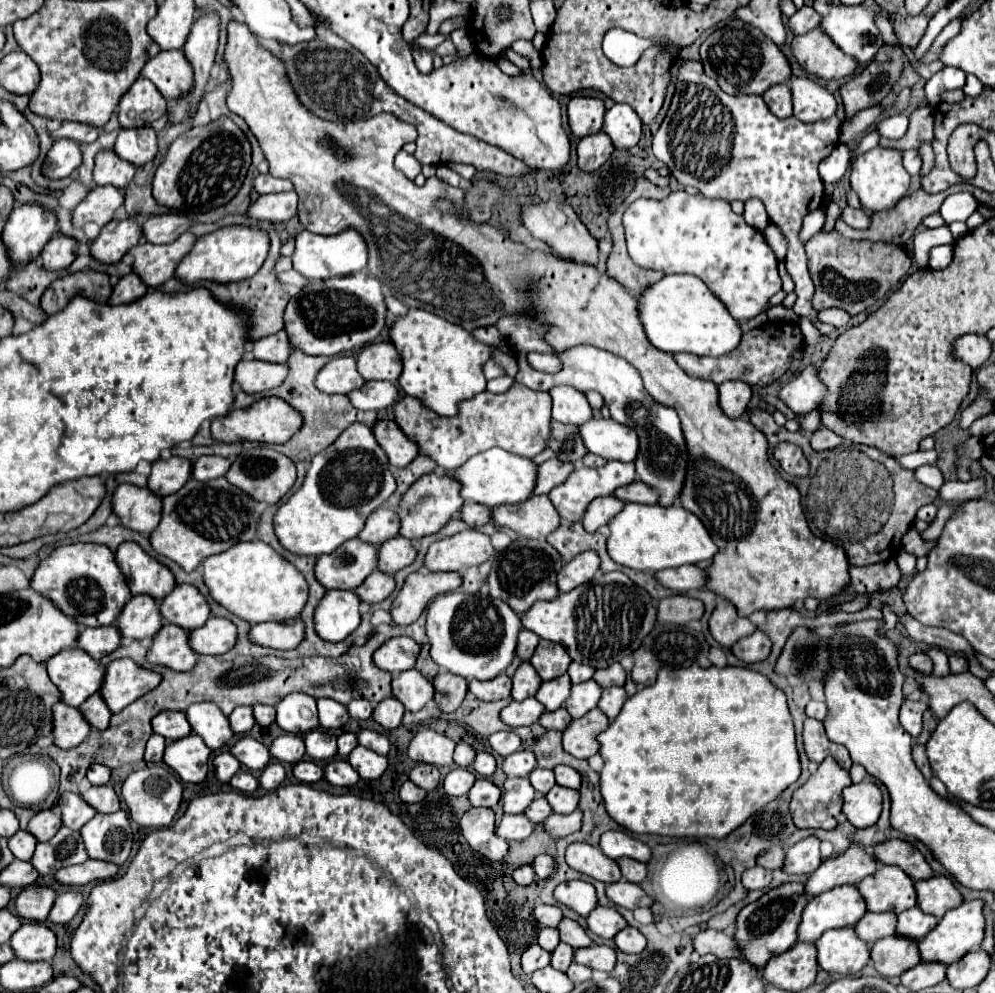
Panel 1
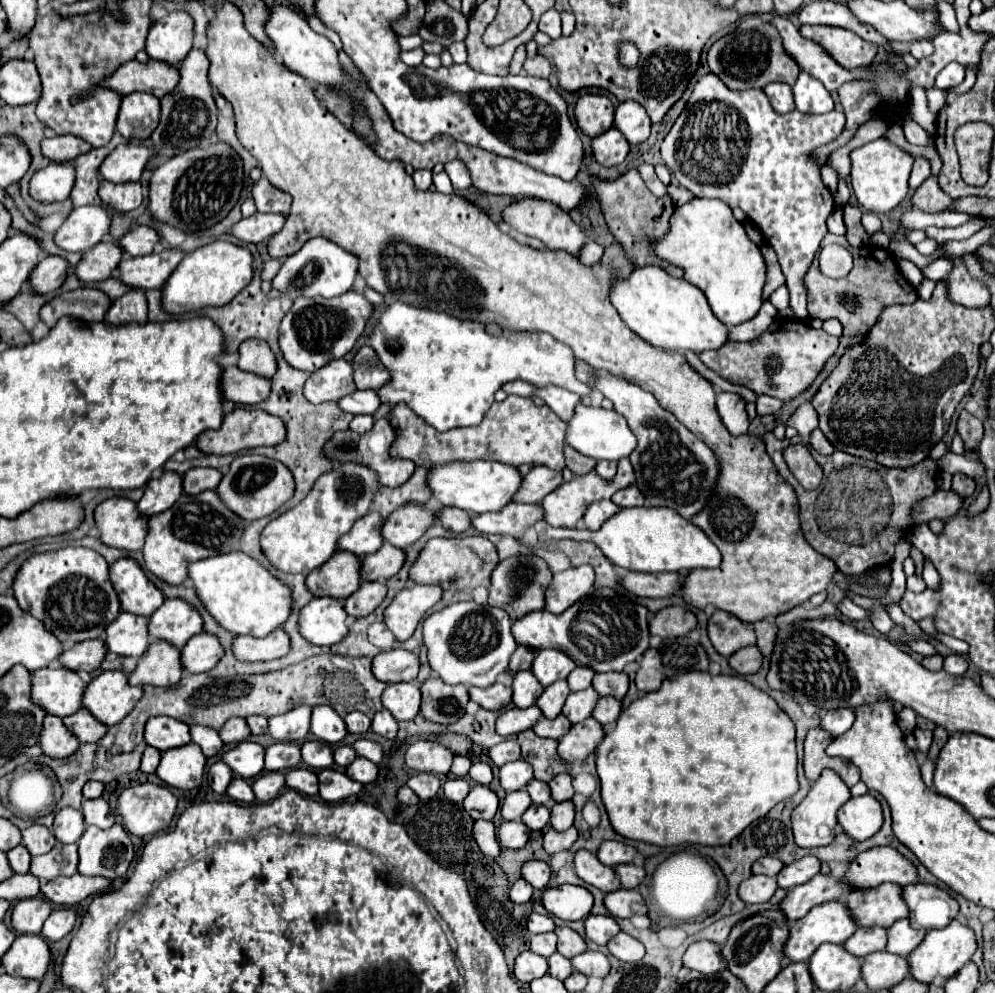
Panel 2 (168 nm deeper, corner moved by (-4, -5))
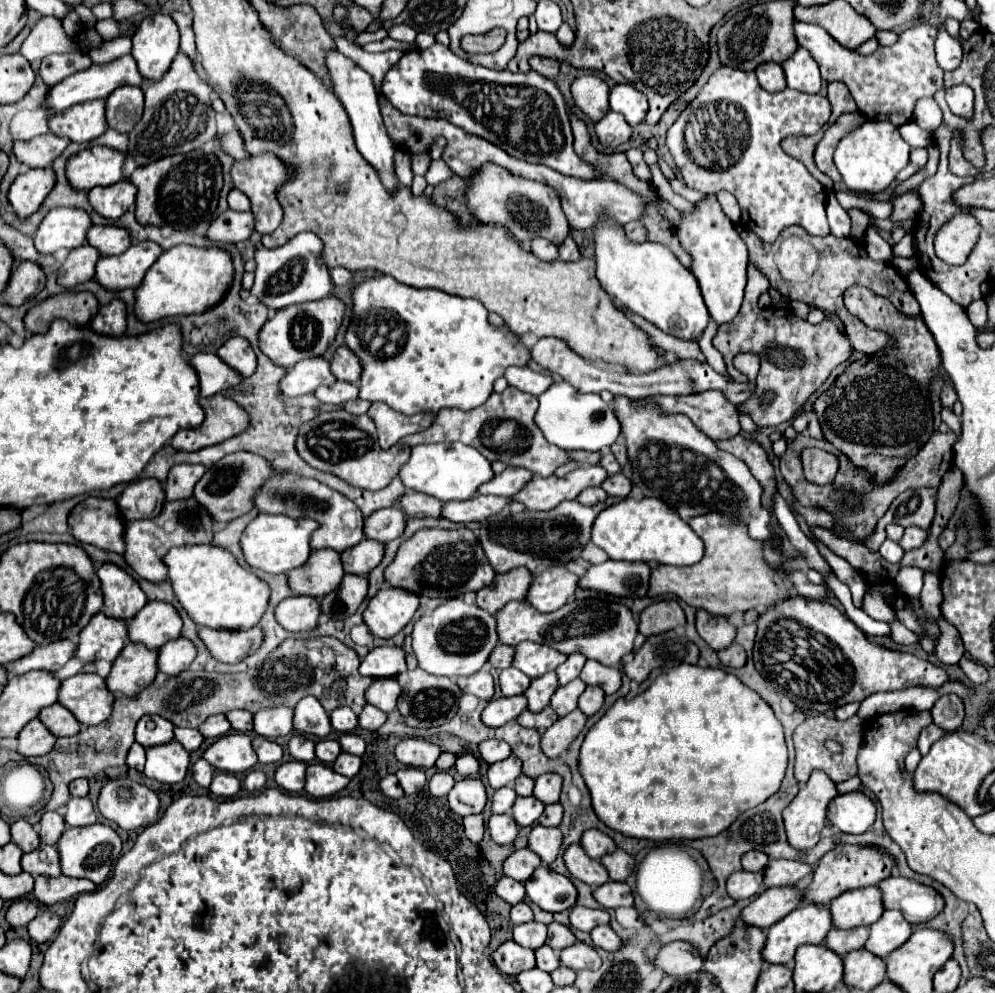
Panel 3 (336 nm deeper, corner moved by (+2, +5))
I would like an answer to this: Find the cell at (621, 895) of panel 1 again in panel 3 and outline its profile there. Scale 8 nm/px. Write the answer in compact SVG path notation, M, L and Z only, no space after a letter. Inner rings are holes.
M606 882L598 886L592 896L602 908L618 908L618 906L632 906L634 898L630 894L630 886L626 882Z

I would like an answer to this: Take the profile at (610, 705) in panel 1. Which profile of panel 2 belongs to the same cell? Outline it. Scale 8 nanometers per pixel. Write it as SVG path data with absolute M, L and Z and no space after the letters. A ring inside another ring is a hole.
M602 696L598 700L598 706L594 708L592 716L602 724L602 726L614 726L618 716L622 712L622 702L618 698L612 698L612 696Z

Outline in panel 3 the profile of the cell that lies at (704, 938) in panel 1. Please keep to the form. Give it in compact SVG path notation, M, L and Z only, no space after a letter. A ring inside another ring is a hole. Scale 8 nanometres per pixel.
M670 942L662 946L654 958L654 966L668 976L686 976L690 972L698 972L702 964L704 960L688 942Z

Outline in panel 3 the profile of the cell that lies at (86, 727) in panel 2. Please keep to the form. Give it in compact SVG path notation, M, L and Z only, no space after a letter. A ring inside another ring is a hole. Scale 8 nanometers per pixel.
M52 704L48 708L42 708L42 712L38 714L38 720L58 738L62 736L74 736L80 732L80 724L78 720L62 706Z

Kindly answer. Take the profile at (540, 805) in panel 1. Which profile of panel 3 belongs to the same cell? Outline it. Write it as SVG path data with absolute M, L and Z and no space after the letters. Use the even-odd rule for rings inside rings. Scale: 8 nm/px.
M518 796L512 806L512 812L514 812L514 820L518 826L532 826L544 812L544 804L534 796L530 796L530 798Z

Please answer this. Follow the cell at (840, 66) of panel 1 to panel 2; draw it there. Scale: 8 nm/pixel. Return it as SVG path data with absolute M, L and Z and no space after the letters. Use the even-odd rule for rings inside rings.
M802 26L800 34L808 40L818 42L832 54L832 58L846 66L848 70L856 70L862 66L870 66L876 56L876 46L862 40L858 34L846 28L834 28L834 26Z

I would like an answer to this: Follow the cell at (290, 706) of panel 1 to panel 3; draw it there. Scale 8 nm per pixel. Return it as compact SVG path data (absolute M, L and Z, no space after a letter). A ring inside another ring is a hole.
M278 706L254 714L254 732L264 738L278 738L292 732L292 708Z

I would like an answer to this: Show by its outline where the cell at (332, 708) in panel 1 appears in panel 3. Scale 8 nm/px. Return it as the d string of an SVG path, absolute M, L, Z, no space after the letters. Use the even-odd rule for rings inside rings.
M306 696L294 706L294 730L318 738L326 738L332 730L328 712L322 708L322 704L318 704L314 696Z

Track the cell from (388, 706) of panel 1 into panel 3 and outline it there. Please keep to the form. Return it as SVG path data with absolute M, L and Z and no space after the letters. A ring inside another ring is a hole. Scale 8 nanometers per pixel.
M366 704L364 710L362 710L360 716L358 716L358 724L360 724L360 728L372 730L372 732L378 730L384 722L386 722L386 714L384 714L382 710L370 706L370 704Z

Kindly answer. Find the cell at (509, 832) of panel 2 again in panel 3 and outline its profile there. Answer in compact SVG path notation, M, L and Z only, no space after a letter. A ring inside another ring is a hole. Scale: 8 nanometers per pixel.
M492 814L488 820L488 832L496 844L504 846L514 842L518 834L518 826L510 814Z

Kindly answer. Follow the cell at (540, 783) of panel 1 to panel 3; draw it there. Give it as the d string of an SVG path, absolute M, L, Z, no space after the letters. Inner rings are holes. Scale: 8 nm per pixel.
M518 776L516 782L514 782L514 790L518 796L532 796L532 790L534 790L534 780L528 778L528 776Z

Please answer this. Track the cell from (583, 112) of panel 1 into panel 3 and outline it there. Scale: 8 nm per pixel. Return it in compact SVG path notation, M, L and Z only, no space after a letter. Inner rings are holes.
M590 74L590 76L580 76L572 82L572 96L576 106L588 114L594 122L598 122L602 116L608 114L608 84Z

